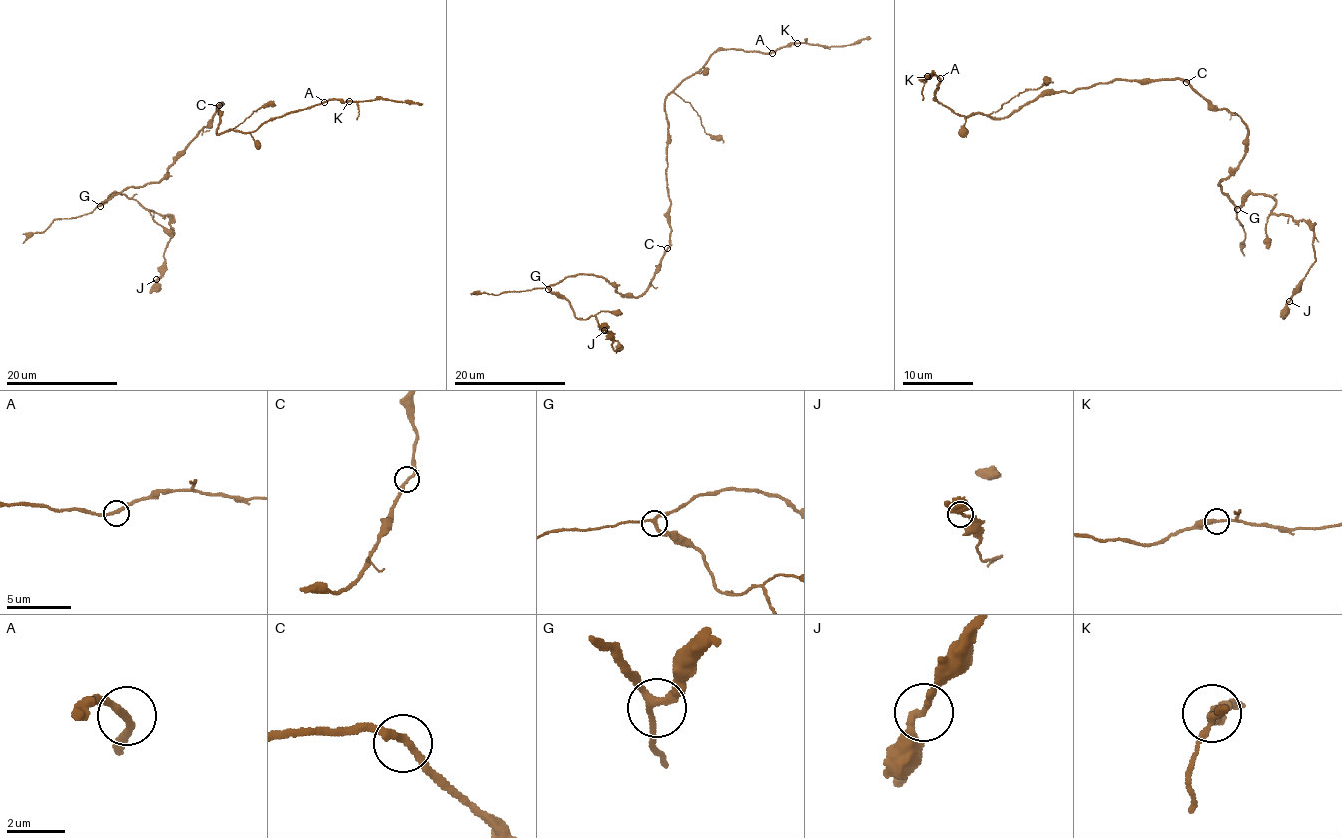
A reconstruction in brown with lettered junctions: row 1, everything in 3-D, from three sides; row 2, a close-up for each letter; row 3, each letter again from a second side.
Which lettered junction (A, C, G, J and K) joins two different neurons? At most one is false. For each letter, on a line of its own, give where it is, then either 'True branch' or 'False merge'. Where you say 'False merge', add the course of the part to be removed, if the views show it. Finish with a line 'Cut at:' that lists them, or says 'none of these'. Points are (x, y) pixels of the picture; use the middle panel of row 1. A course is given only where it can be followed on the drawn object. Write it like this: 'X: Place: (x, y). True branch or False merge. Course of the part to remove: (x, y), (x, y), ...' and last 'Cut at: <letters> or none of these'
A: Place: (772, 53). True branch
C: Place: (667, 248). True branch
G: Place: (548, 289). True branch
J: Place: (604, 330). True branch
K: Place: (797, 43). True branch
Cut at: none of these

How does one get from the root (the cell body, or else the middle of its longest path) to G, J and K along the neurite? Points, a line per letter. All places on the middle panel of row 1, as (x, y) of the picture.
G: (668, 248), (650, 286), (637, 297), (625, 297), (603, 277), (593, 275), (571, 275), (548, 289)
J: (668, 248), (637, 297), (593, 275), (550, 287), (621, 349), (604, 330)
K: (668, 248), (671, 226), (665, 98), (718, 50), (770, 53), (796, 43)

